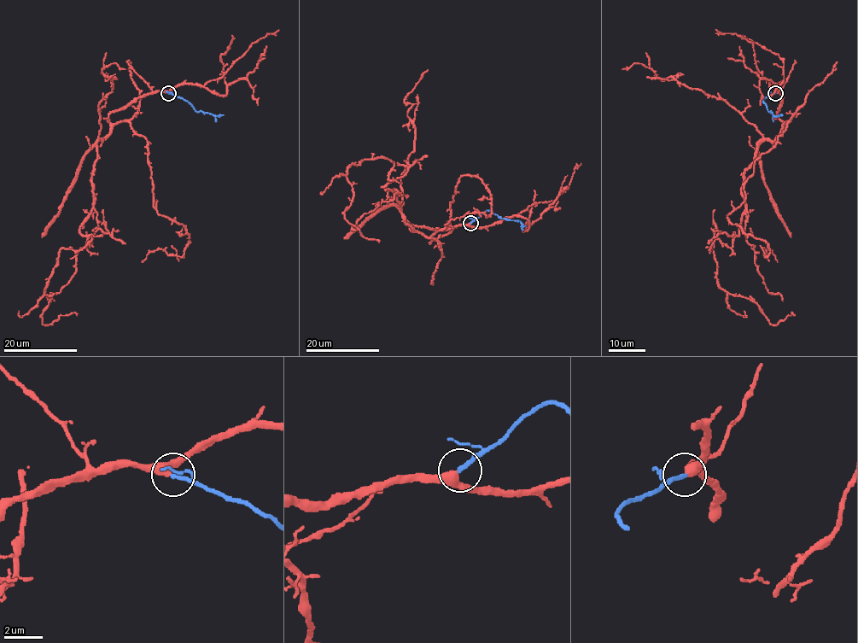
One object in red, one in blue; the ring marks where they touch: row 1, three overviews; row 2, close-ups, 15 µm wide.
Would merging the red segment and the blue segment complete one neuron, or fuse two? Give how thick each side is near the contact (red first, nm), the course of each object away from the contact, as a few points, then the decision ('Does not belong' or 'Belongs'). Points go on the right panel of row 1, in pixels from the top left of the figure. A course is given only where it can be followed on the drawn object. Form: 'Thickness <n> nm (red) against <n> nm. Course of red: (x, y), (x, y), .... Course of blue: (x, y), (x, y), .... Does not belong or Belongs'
Thickness 380 nm (red) against 240 nm. Course of red: (775, 93), (782, 132), (744, 173), (732, 246), (709, 250), (721, 288), (772, 324), (795, 315). Course of blue: (775, 93), (762, 101), (773, 116), (783, 115). Belongs

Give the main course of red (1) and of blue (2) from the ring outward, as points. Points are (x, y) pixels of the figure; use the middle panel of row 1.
1: (469, 223), (411, 230), (395, 189), (382, 187), (394, 163), (364, 159), (347, 169), (344, 218), (379, 242)
2: (470, 223), (490, 210), (499, 216), (519, 221), (522, 230)

